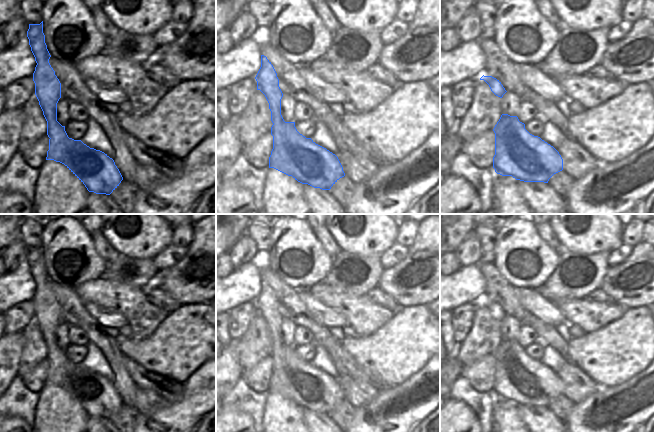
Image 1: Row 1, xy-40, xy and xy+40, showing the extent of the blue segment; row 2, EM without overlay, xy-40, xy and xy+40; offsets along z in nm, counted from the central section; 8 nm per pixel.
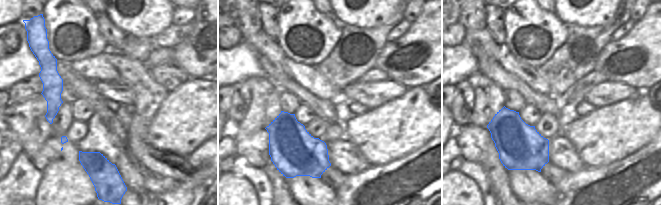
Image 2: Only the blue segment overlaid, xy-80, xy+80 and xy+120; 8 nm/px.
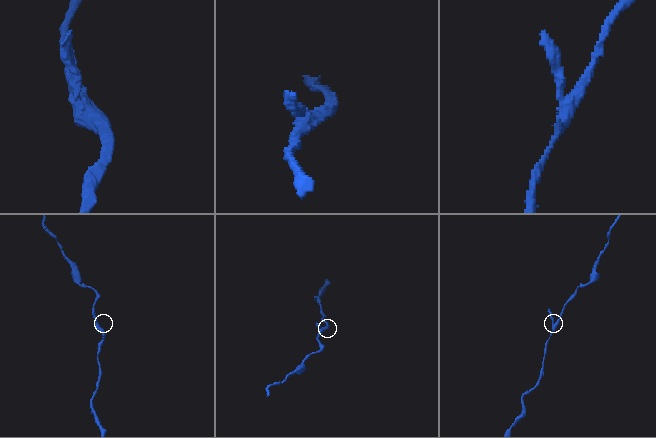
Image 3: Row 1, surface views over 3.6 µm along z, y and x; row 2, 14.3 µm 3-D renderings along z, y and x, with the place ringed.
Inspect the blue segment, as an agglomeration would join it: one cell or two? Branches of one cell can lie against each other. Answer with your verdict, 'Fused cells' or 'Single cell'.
Fused cells.

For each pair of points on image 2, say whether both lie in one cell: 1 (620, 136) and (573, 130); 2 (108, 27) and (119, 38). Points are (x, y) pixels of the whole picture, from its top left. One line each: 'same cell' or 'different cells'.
1: same cell
2: same cell

